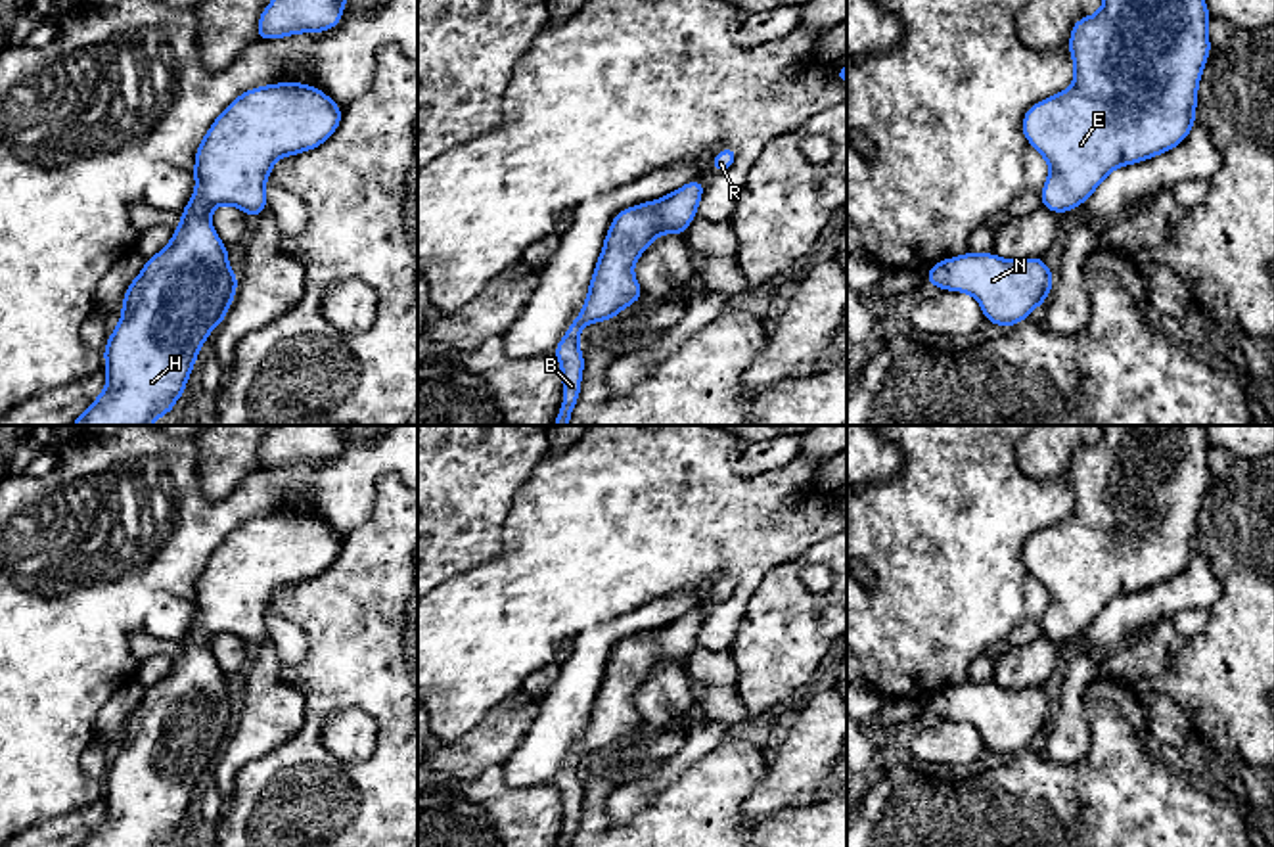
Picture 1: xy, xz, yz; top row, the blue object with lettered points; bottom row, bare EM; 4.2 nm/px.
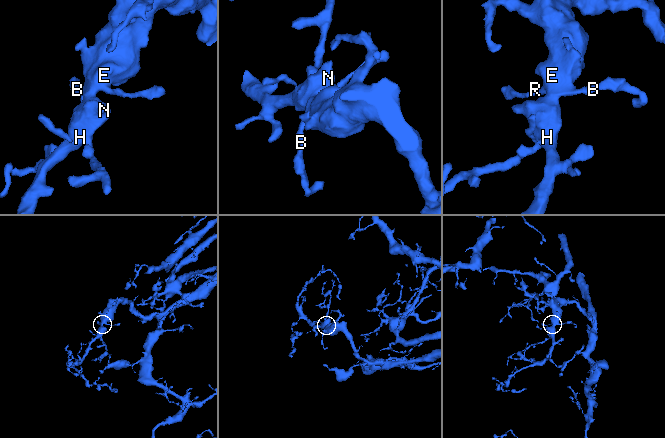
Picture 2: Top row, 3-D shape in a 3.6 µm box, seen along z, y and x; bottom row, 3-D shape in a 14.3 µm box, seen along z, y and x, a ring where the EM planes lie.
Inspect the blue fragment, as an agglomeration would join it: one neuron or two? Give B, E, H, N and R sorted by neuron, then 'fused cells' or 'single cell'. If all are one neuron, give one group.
B E H N R | single cell

